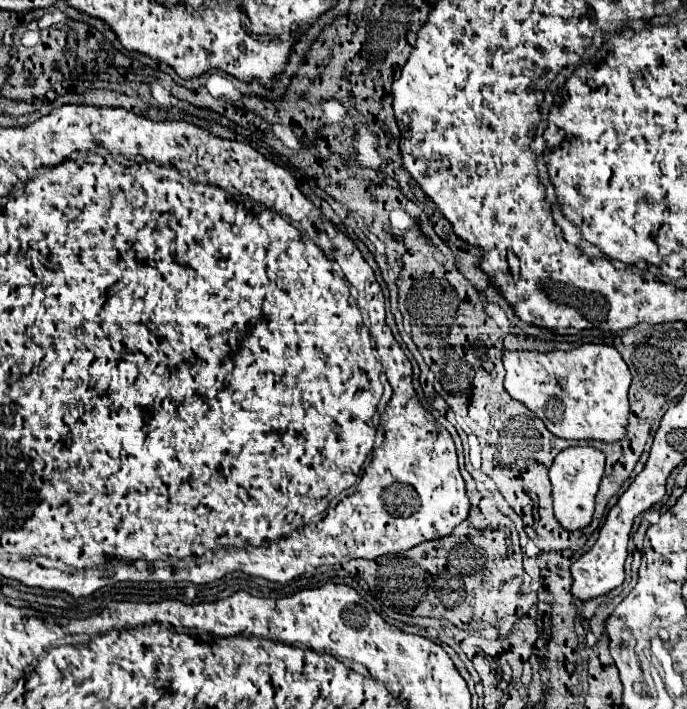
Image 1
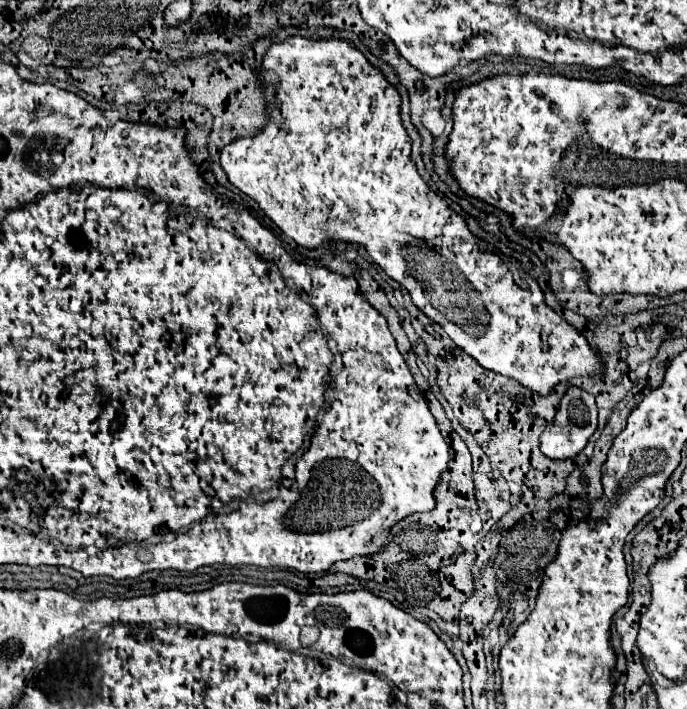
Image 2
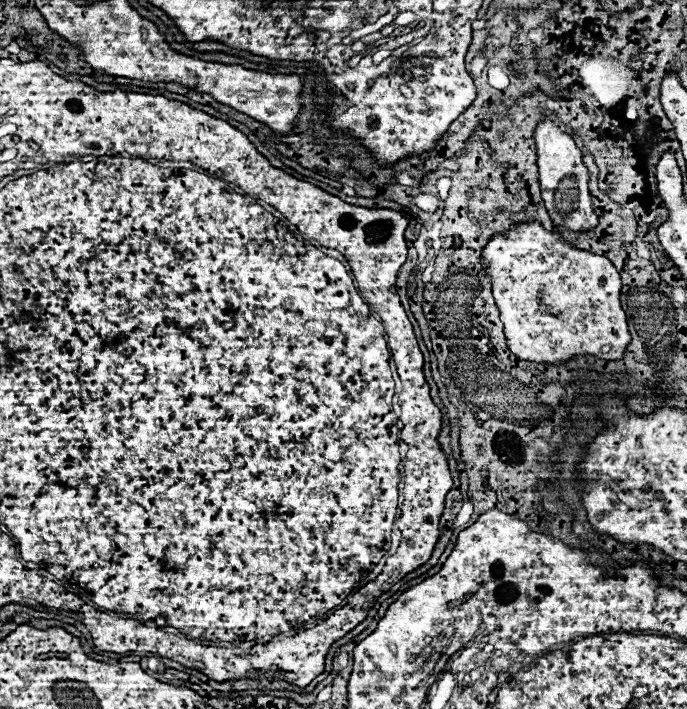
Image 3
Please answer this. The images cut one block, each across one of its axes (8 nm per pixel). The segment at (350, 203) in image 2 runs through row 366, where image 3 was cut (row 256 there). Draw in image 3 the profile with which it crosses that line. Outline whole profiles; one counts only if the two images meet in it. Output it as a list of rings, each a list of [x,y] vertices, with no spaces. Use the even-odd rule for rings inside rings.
[[[538,222],[518,224],[508,234],[492,236],[482,252],[486,276],[492,280],[492,296],[504,322],[504,332],[512,354],[520,360],[552,364],[566,364],[574,356],[590,354],[602,360],[622,360],[630,344],[626,314],[620,302],[620,276],[606,256],[572,248],[560,234],[546,232]]]

